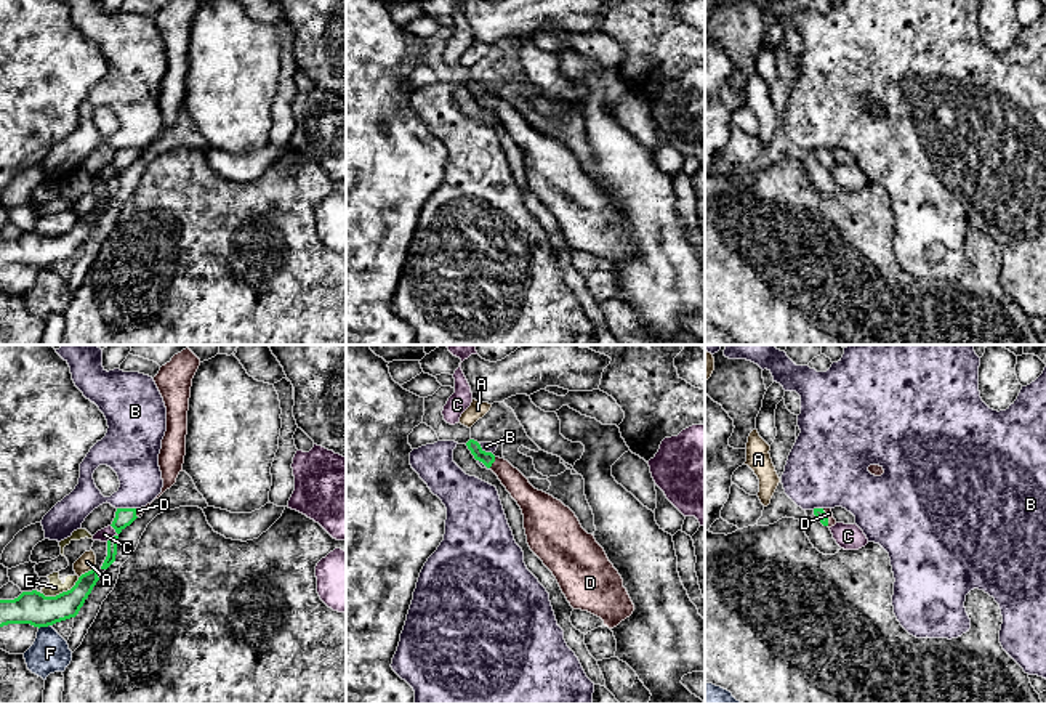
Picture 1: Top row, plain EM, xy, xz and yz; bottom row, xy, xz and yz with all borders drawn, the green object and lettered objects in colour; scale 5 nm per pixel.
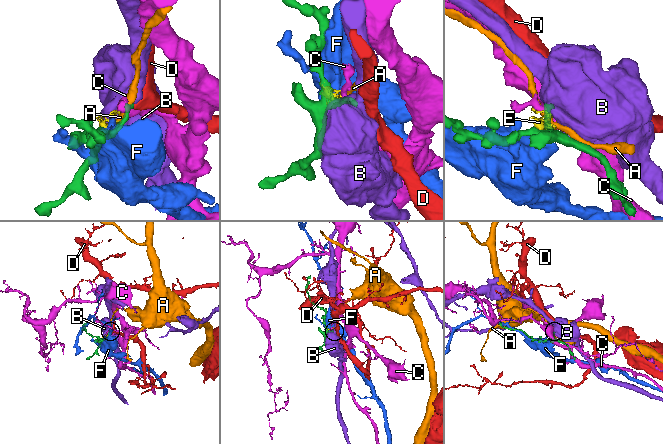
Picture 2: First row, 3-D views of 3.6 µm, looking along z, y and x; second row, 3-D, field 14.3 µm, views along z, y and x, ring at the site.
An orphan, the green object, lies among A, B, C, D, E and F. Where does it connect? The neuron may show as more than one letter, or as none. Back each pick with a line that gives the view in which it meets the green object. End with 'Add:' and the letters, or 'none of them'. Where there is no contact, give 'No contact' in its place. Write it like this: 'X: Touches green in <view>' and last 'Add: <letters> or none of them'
D: Touches green in xz
Add: D

